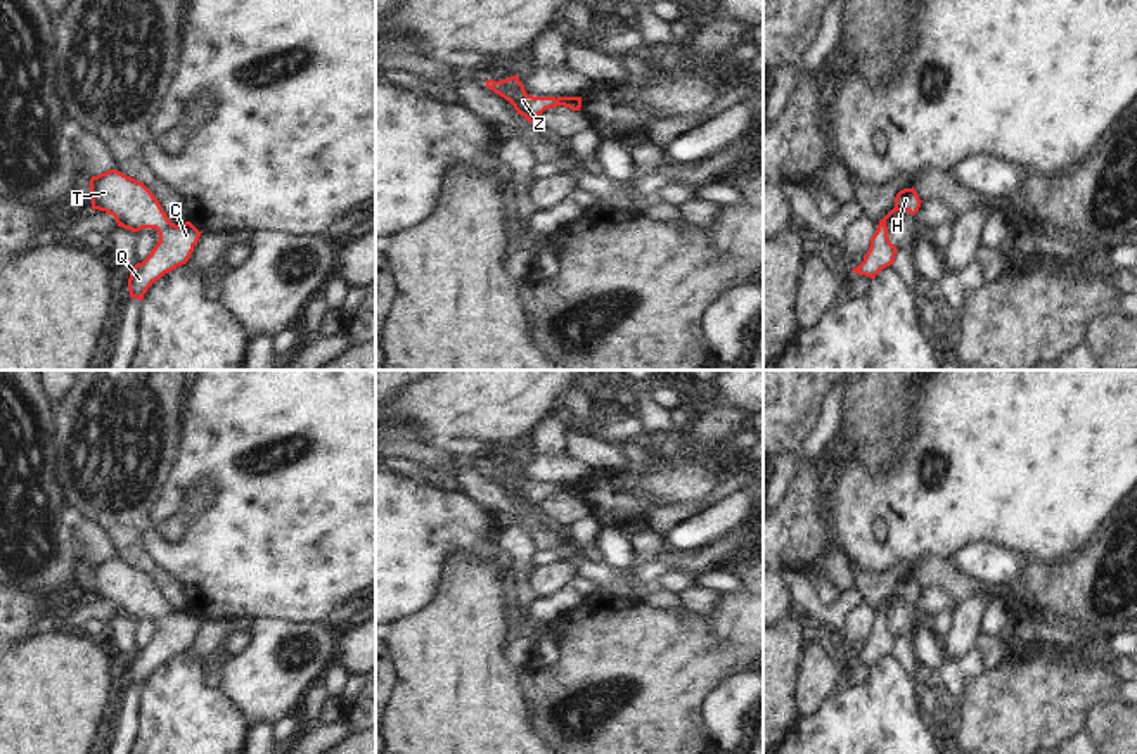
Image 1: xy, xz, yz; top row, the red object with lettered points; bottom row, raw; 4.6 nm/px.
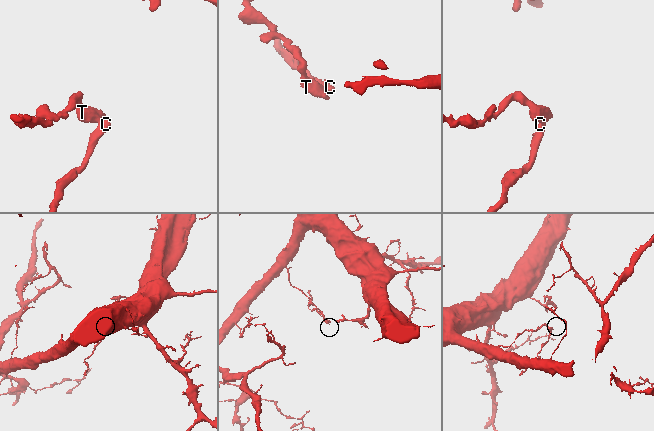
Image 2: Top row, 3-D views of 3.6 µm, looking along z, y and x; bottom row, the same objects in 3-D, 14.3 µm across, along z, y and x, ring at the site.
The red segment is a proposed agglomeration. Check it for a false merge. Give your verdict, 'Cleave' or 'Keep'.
Keep.

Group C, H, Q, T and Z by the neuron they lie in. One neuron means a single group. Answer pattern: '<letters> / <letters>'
C H Q T Z

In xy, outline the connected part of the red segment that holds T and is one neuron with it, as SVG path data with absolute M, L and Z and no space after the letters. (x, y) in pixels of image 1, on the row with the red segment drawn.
M118 169L90 178L90 199L92 209L112 214L118 227L132 232L156 228L159 233L151 254L130 268L130 297L140 301L156 280L189 261L202 233L190 221L171 223L154 194L142 182Z

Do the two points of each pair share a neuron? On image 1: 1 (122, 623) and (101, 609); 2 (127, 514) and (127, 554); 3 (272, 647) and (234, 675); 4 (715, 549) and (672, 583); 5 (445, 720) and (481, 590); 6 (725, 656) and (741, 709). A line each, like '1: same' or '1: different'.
1: different
2: same
3: same
4: same
5: same
6: different

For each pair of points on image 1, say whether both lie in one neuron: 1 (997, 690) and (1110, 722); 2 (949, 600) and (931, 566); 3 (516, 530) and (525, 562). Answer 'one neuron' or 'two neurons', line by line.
1: two neurons
2: two neurons
3: one neuron

